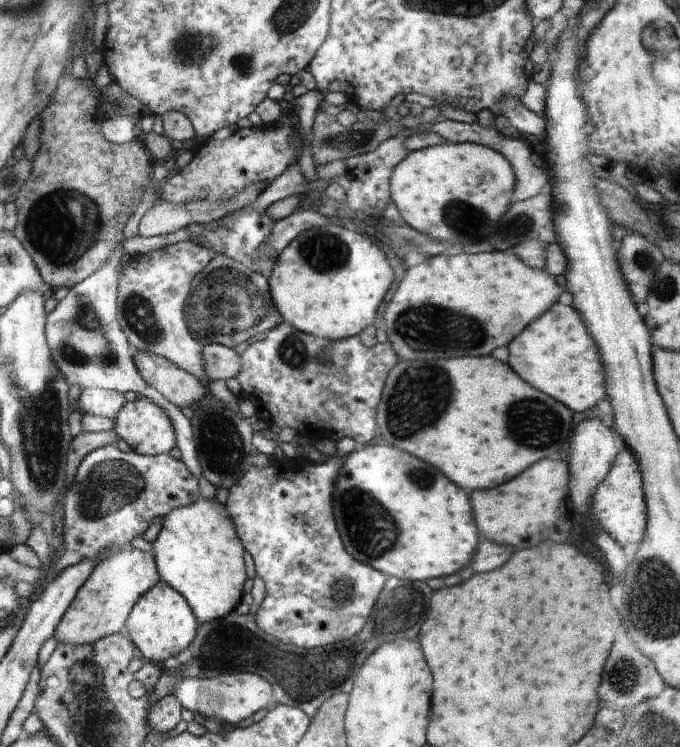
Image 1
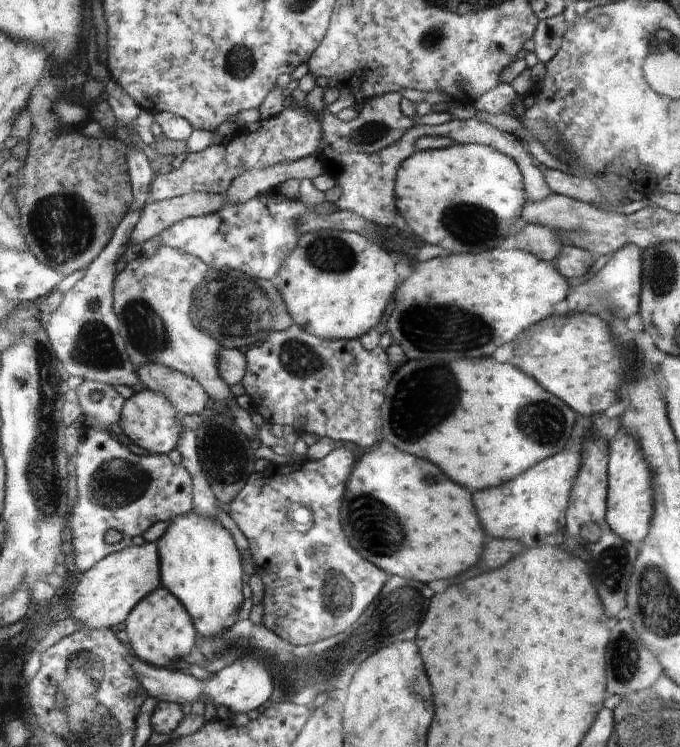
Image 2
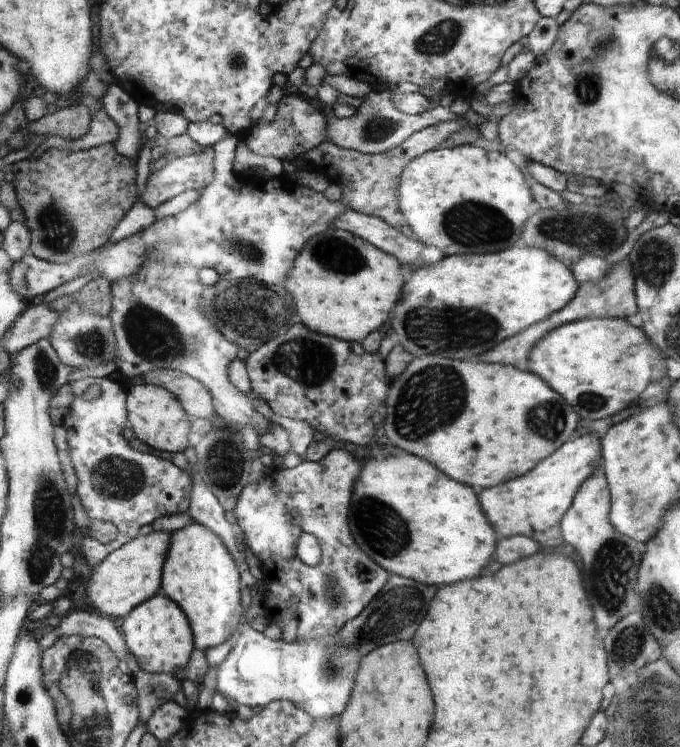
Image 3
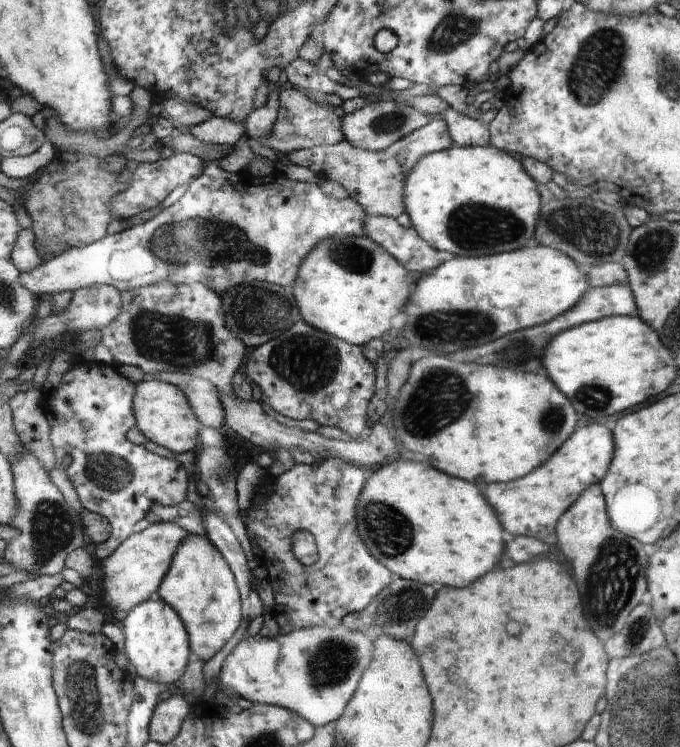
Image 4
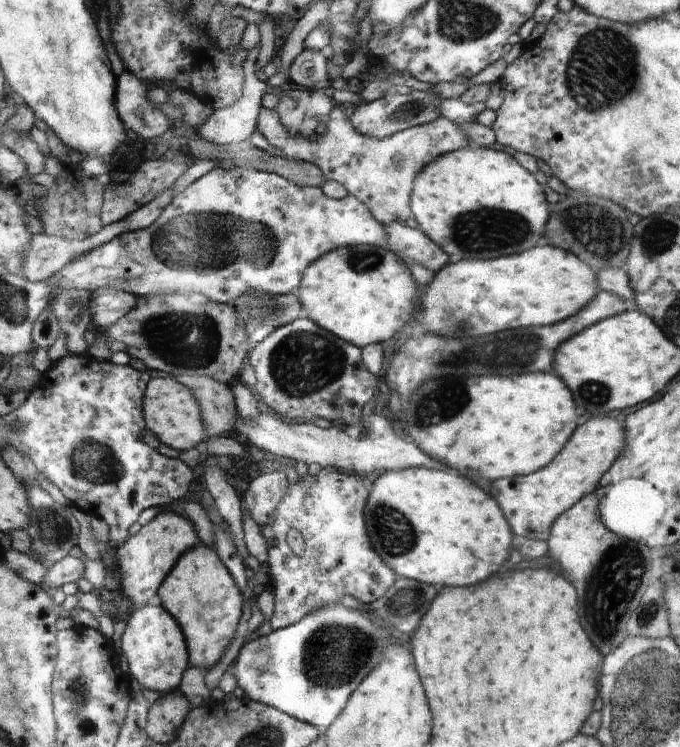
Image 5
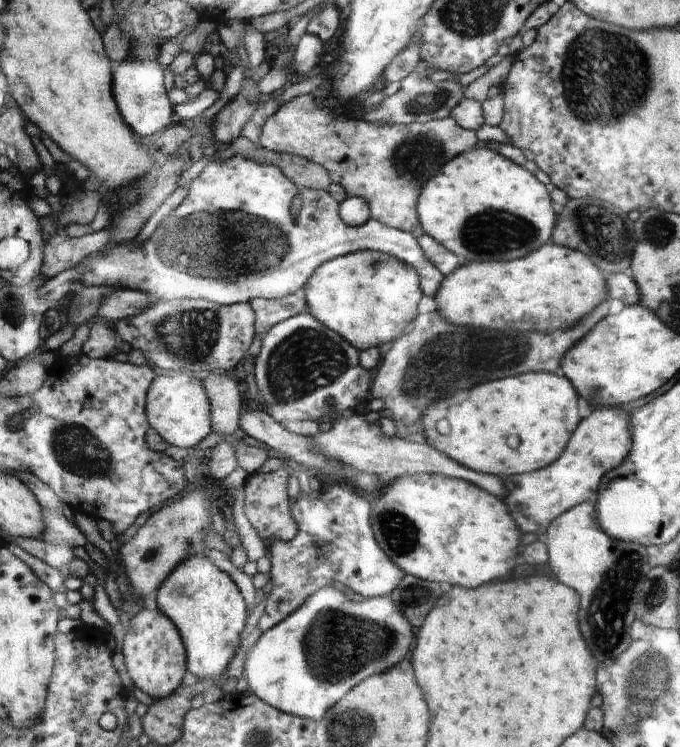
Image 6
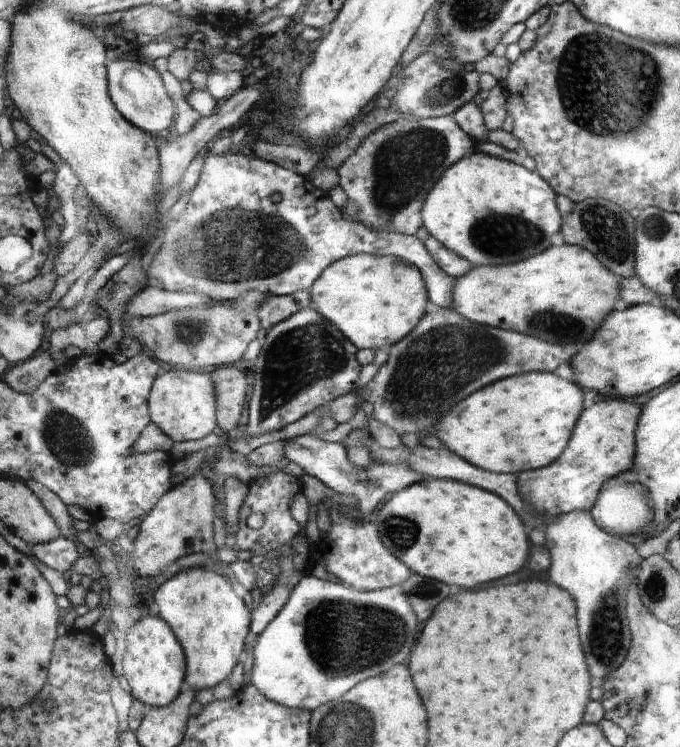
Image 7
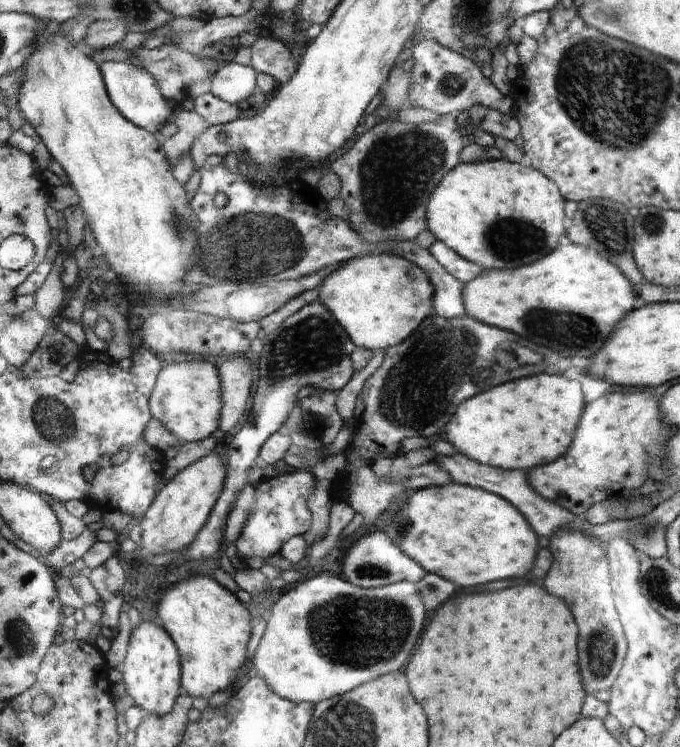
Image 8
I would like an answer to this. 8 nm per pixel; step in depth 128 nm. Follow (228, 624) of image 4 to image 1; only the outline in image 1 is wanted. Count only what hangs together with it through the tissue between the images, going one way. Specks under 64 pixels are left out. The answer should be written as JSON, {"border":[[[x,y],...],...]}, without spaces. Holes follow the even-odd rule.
{"border":[[[201,497],[192,504],[179,506],[163,518],[163,528],[153,542],[156,566],[168,586],[176,586],[188,603],[196,606],[200,622],[226,617],[242,598],[244,545],[236,536],[236,526],[227,507],[216,499]]]}

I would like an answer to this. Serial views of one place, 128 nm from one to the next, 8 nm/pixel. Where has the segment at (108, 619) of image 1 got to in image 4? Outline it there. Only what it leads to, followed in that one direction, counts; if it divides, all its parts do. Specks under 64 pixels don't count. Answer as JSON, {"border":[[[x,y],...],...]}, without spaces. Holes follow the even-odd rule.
{"border":[[[163,522],[154,523],[148,526],[144,531],[137,532],[136,534],[132,534],[132,536],[124,542],[124,544],[110,557],[106,560],[106,564],[104,564],[104,578],[106,578],[106,592],[102,591],[104,596],[106,596],[106,602],[110,604],[110,606],[114,606],[114,608],[120,608],[120,610],[124,610],[124,612],[132,612],[132,609],[135,608],[136,605],[142,604],[144,601],[147,601],[150,598],[151,594],[159,590],[159,586],[163,582],[163,578],[167,576],[167,570],[171,568],[171,562],[174,560],[176,549],[182,544],[183,540],[188,536],[186,534],[186,529],[182,530],[179,524],[164,524]]]}

